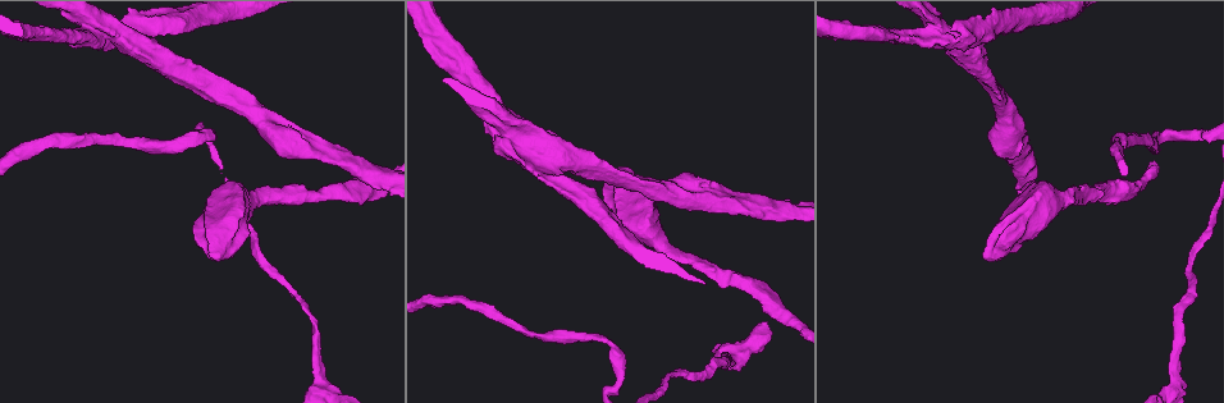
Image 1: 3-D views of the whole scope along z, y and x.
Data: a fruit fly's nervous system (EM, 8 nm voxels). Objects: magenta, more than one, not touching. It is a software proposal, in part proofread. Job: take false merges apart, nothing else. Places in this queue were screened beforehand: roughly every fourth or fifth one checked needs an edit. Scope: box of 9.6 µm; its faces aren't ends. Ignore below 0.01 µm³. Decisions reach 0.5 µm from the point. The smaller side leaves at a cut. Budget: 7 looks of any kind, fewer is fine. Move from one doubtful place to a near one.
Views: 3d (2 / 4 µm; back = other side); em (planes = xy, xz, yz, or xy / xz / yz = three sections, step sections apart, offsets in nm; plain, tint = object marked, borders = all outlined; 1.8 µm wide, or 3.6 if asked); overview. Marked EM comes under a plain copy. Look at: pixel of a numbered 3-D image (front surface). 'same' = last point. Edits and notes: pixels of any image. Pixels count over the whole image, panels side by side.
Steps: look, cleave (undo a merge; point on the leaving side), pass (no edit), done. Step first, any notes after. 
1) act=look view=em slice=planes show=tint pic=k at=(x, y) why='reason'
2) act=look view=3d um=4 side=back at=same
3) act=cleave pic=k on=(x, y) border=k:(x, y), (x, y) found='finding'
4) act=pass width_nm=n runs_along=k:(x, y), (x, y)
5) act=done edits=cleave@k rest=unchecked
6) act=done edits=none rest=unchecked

act=look view=em slice=planes show=tint pic=1 at=(321, 374)

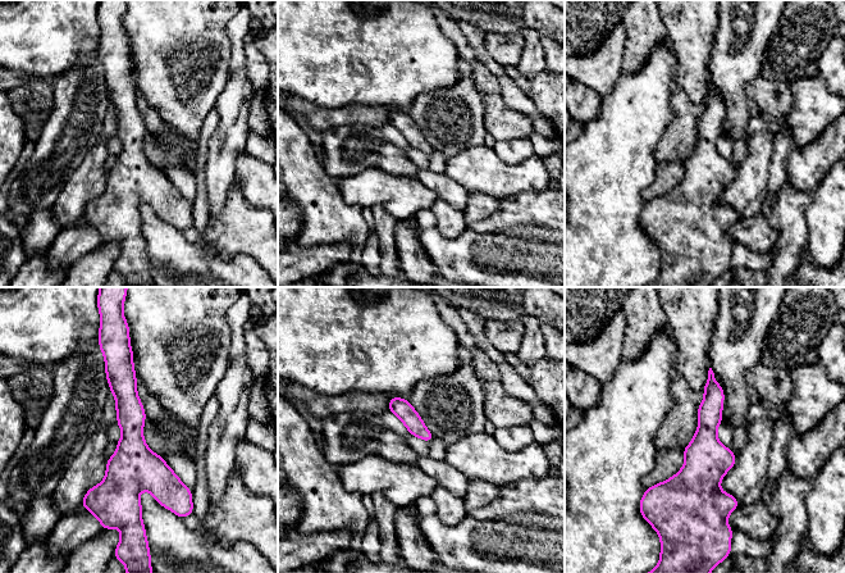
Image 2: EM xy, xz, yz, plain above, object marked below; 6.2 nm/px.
act=pass width_nm=120 runs_along=2:(128, 354), (132, 501), (138, 508) found='continuous, no second cell'

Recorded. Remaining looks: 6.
act=look view=em slice=planes show=borders pic=1 at=(998, 244) why='thick turns thin'

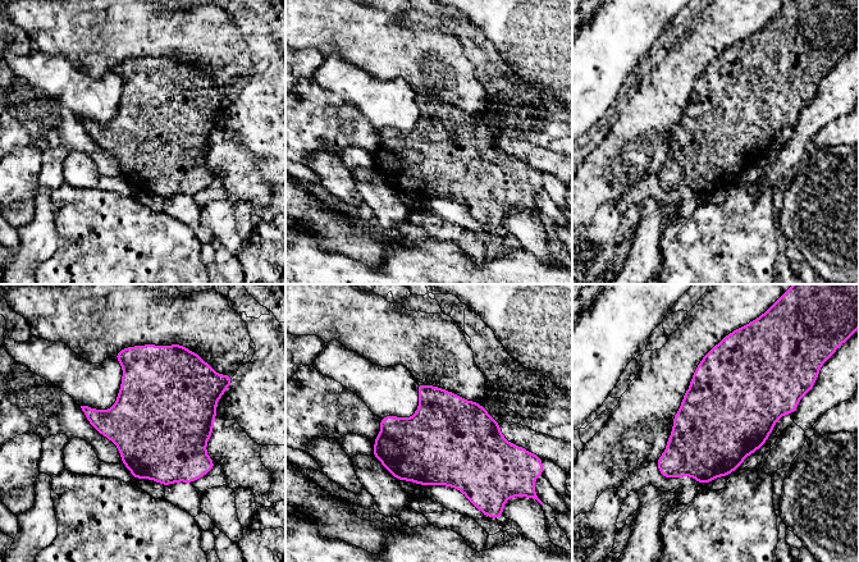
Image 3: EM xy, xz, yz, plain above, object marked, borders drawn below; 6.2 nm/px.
act=pass found='one cell here'

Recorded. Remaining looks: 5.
act=look view=em slice=planes show=tint pic=1 at=(539, 158) why='thin neck'

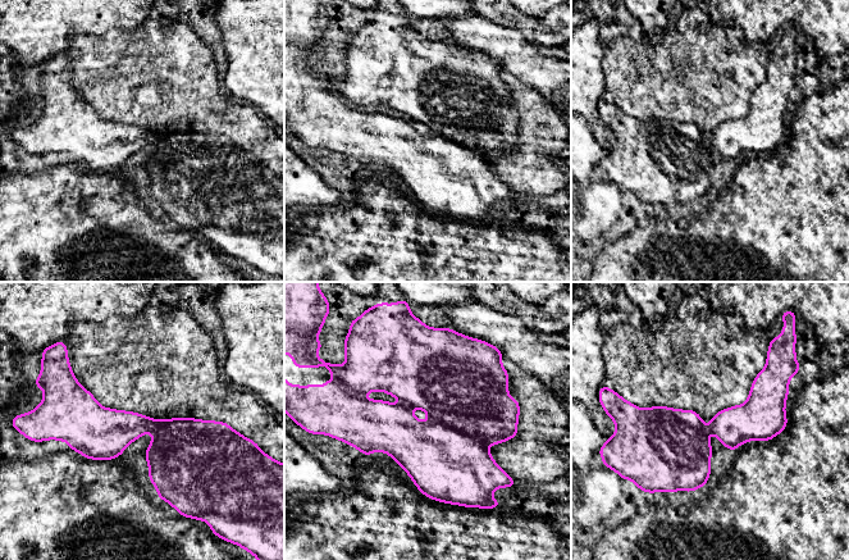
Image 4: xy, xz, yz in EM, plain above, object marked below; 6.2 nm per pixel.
act=cleave pic=4 on=(446, 465) width_nm=240 found='two cells meet here'

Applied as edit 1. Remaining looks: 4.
act=done edits=cleave@4 rest=unchecked

